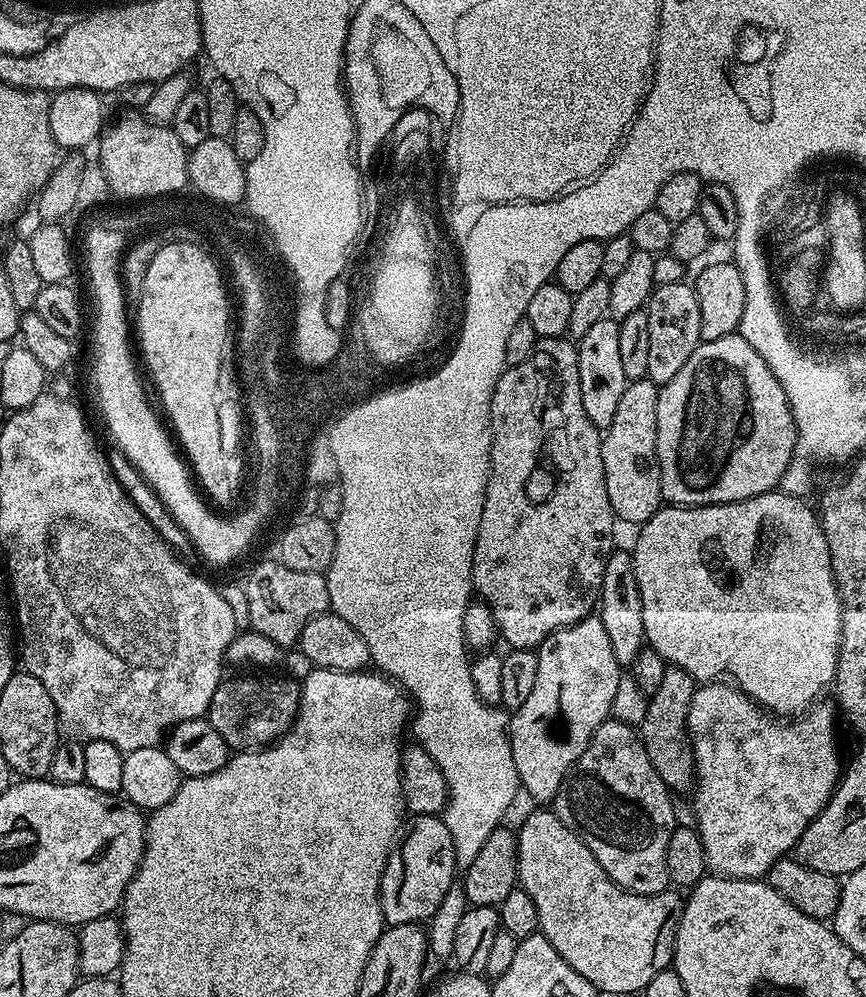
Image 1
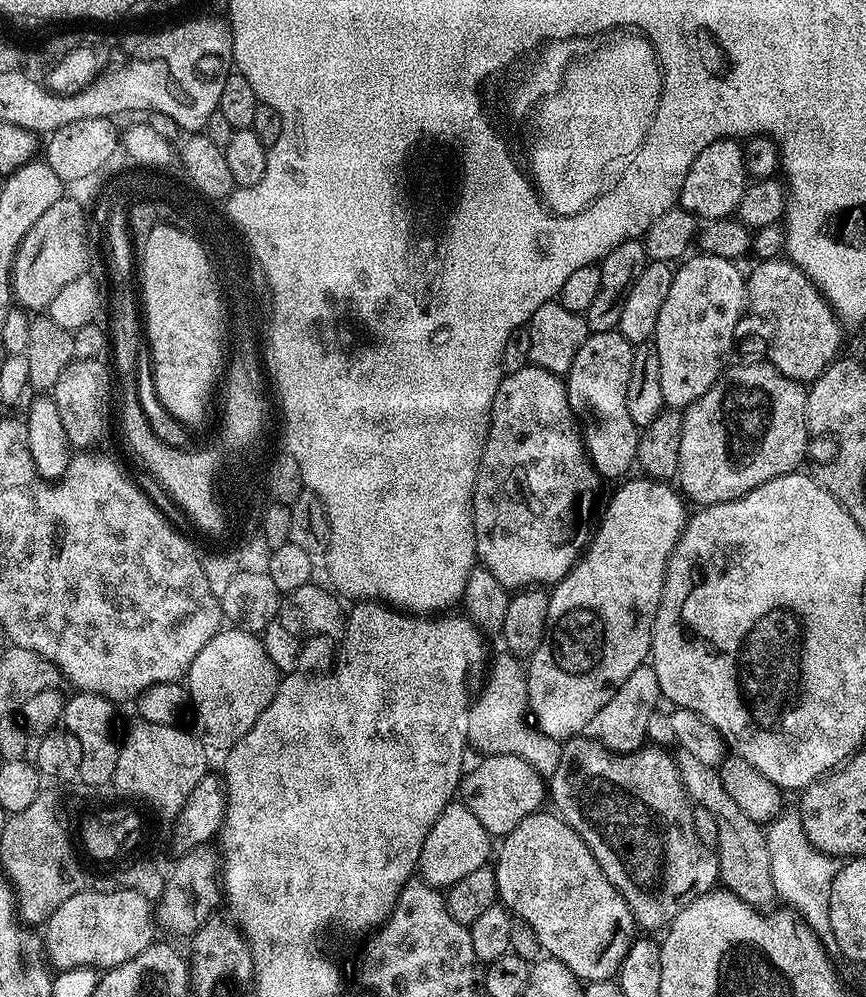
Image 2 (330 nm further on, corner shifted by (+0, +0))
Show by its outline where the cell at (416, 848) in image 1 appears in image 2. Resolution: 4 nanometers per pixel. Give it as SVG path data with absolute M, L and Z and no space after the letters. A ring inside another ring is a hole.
M453 802L444 807L442 814L438 814L438 822L434 822L430 834L426 834L426 842L422 842L418 872L432 887L447 890L454 882L458 882L458 878L466 878L466 874L485 867L493 852L494 840L488 835L486 826L482 826L482 822L478 822L478 818L474 818L474 814L470 814L470 810L462 802Z

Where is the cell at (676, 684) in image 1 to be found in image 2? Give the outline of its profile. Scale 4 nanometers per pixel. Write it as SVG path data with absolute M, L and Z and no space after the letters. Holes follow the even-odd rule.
M677 751L674 756L680 781L688 791L693 805L710 810L718 822L718 855L720 858L719 883L742 902L755 910L763 910L767 904L777 903L778 897L770 872L770 849L767 846L765 829L746 814L740 812L733 799L726 794L716 768L706 766L694 758L694 754Z

